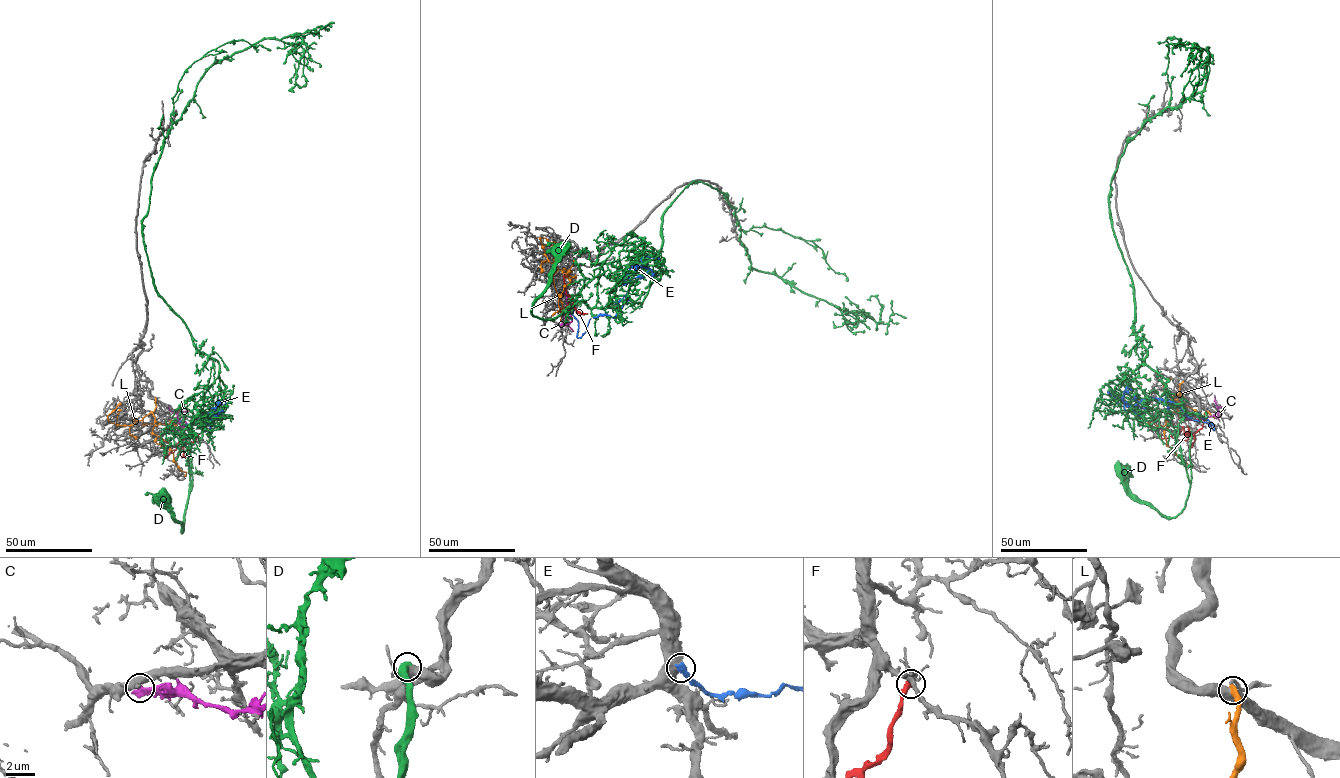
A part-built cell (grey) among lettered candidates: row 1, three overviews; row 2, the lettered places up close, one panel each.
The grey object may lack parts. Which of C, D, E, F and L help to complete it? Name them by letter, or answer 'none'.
D

